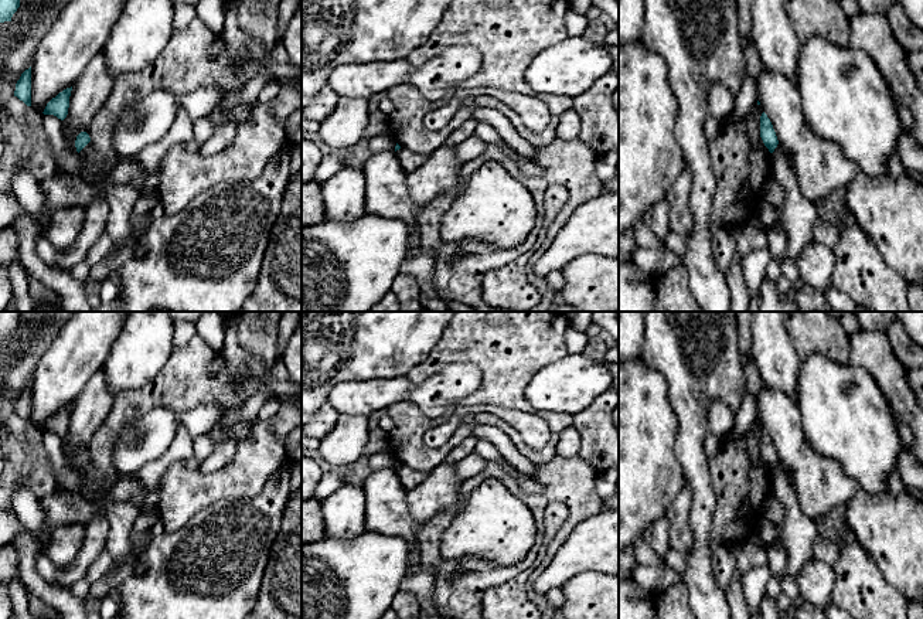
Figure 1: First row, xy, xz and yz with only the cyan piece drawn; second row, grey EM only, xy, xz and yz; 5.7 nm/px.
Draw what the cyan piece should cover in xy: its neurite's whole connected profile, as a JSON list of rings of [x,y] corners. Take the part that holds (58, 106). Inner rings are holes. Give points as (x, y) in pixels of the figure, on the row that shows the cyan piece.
[[[72,86],[59,92],[55,98],[52,98],[47,103],[42,113],[44,115],[54,115],[58,119],[64,120],[68,115],[71,91],[72,91]]]

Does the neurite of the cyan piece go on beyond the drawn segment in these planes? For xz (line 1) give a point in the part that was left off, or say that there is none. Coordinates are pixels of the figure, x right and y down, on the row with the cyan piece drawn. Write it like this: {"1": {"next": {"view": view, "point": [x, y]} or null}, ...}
{"1": {"next": null}}

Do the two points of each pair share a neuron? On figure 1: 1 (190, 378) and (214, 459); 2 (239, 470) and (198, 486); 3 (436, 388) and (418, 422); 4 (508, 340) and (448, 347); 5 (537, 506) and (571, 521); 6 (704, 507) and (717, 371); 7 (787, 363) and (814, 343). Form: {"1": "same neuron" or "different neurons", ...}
{"1": "different neurons", "2": "same neuron", "3": "different neurons", "4": "same neuron", "5": "same neuron", "6": "same neuron", "7": "different neurons"}

